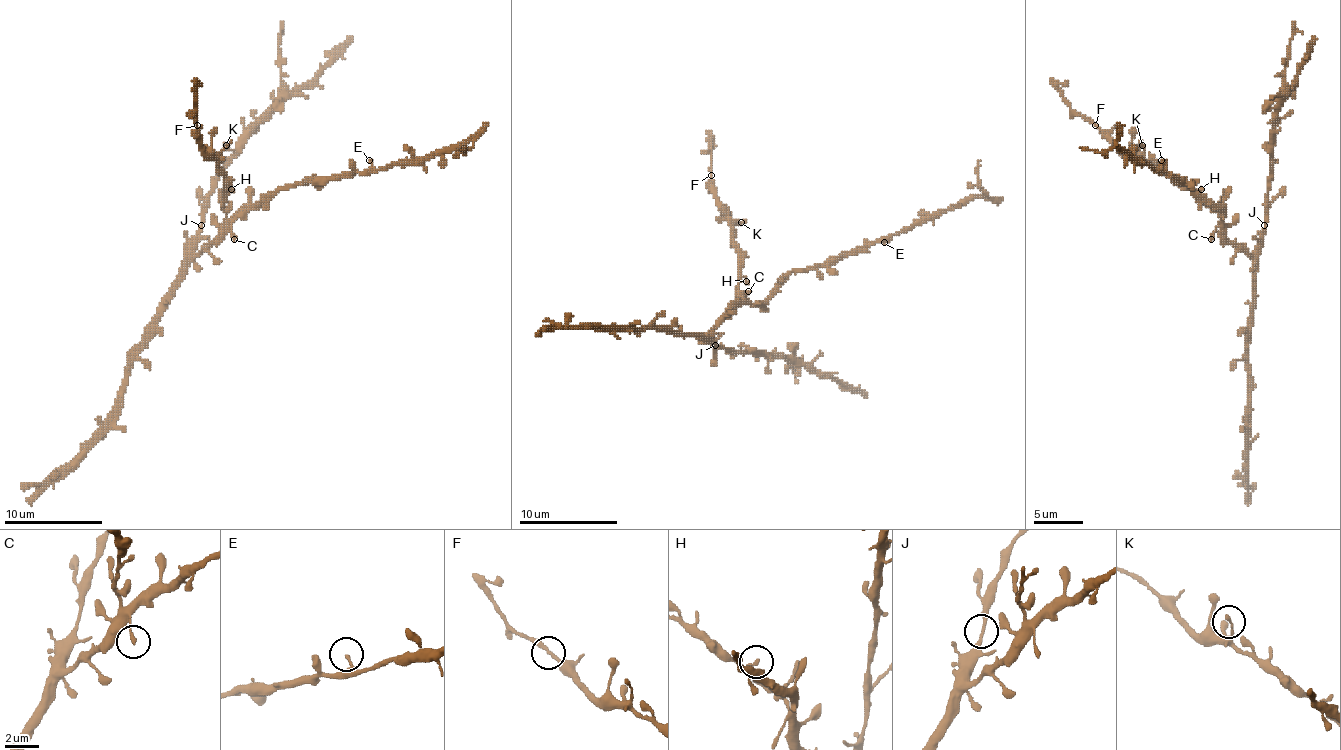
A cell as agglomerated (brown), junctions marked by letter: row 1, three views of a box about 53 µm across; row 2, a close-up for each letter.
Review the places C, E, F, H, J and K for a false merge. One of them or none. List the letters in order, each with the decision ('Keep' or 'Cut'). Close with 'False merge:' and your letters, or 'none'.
C: Keep
E: Keep
F: Keep
H: Keep
J: Keep
K: Keep
False merge: none

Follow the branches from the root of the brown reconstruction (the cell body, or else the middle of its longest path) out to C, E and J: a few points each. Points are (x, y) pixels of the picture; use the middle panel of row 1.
C: (736, 306), (746, 299), (748, 291)
E: (736, 306), (760, 304), (793, 272), (835, 264), (881, 239), (884, 242)
J: (736, 306), (709, 333), (709, 338), (716, 346)

